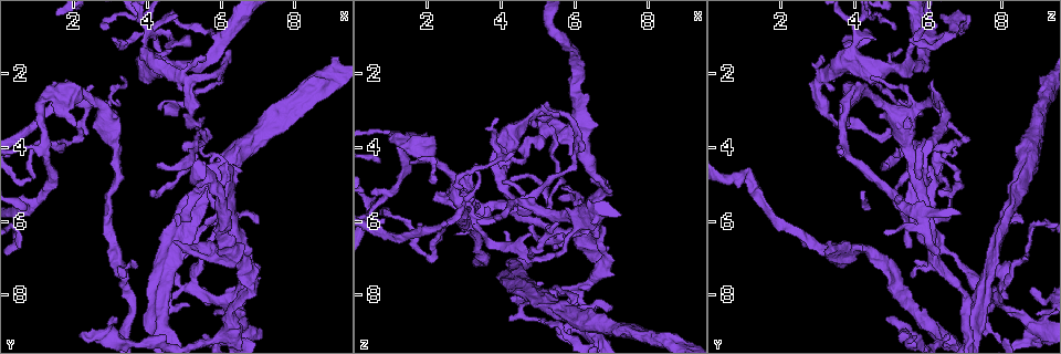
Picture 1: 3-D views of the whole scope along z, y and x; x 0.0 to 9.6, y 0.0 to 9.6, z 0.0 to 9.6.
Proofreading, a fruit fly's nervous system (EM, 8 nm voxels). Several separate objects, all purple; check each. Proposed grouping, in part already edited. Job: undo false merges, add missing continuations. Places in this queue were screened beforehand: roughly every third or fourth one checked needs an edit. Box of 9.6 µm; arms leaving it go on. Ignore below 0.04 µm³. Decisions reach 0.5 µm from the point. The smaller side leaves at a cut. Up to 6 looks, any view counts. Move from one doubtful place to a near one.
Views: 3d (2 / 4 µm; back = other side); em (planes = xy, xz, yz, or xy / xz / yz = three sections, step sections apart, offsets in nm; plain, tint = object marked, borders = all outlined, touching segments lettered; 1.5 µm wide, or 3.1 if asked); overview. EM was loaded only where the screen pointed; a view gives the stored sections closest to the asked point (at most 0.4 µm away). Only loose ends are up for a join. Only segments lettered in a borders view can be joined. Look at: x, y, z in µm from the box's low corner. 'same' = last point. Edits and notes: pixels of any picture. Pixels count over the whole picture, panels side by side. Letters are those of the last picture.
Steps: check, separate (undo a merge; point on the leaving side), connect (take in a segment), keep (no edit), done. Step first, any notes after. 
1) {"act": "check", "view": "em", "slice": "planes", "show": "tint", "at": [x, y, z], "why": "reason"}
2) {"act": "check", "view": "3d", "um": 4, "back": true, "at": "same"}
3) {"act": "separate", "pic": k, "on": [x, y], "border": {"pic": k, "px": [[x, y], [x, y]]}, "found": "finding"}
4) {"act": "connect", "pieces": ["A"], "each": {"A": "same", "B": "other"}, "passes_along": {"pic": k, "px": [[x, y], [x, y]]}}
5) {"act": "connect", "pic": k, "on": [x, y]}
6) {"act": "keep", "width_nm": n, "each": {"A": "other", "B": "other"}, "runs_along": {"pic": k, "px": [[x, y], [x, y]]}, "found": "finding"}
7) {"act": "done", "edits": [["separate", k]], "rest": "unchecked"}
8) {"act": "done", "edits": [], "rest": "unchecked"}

{"act": "check", "view": "em", "slice": "planes", "show": "borders", "at": [6.85, 7.85, 5.10], "why": "sharp bend"}

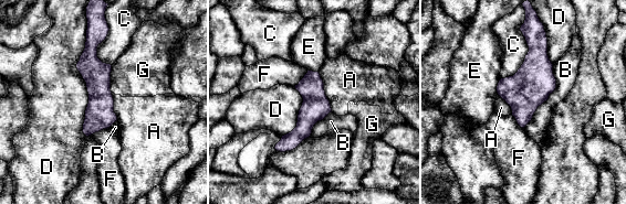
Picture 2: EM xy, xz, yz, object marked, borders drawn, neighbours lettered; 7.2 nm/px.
{"act": "keep", "longest_contact_nm": ["D", 800], "each": {"A": "other", "B": "other", "C": "other", "D": "other", "E": "other", "F": "other", "G": "other"}, "runs_along": {"pic": 2, "px": [[97, 33], [87, 132]]}, "found": "one neuron here"}

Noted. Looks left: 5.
{"act": "check", "view": "em", "slice": "yz", "step": 4, "show": "borders", "at": [1.25, 3.85, 3.75], "why": "a fork"}

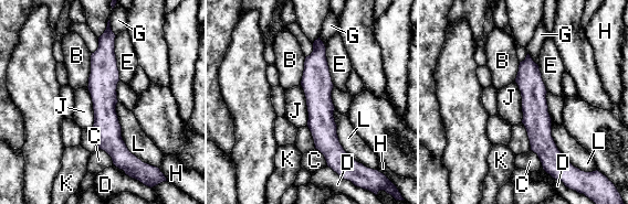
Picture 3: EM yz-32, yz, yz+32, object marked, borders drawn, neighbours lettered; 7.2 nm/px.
{"act": "keep", "each": {"B": "other", "C": "other", "D": "other", "E": "other", "G": "other", "H": "other", "J": "other", "K": "other", "L": "other"}, "runs_along": {"pic": 3, "px": [[110, 36], [105, 120], [128, 167]]}, "found": "continuous, no second neuron"}

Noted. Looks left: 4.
{"act": "check", "view": "em", "slice": "planes", "show": "borders", "at": [3.15, 8.65, 4.85], "why": "branch stops here"}

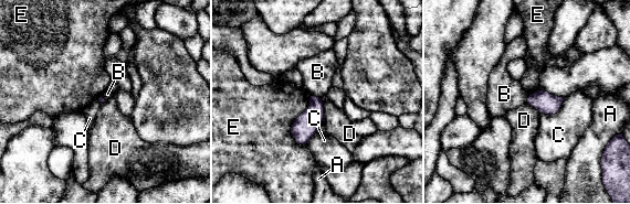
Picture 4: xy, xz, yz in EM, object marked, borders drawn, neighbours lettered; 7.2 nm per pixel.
{"act": "keep", "each": {"A": "other", "B": "other", "C": "other", "D": "other", "E": "other"}, "border": {"pic": 4, "px": [[312, 94], [321, 98]]}, "found": "no lettered segment goes on from it"}

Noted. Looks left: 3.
{"act": "done", "edits": [], "rest": "unchecked"}

